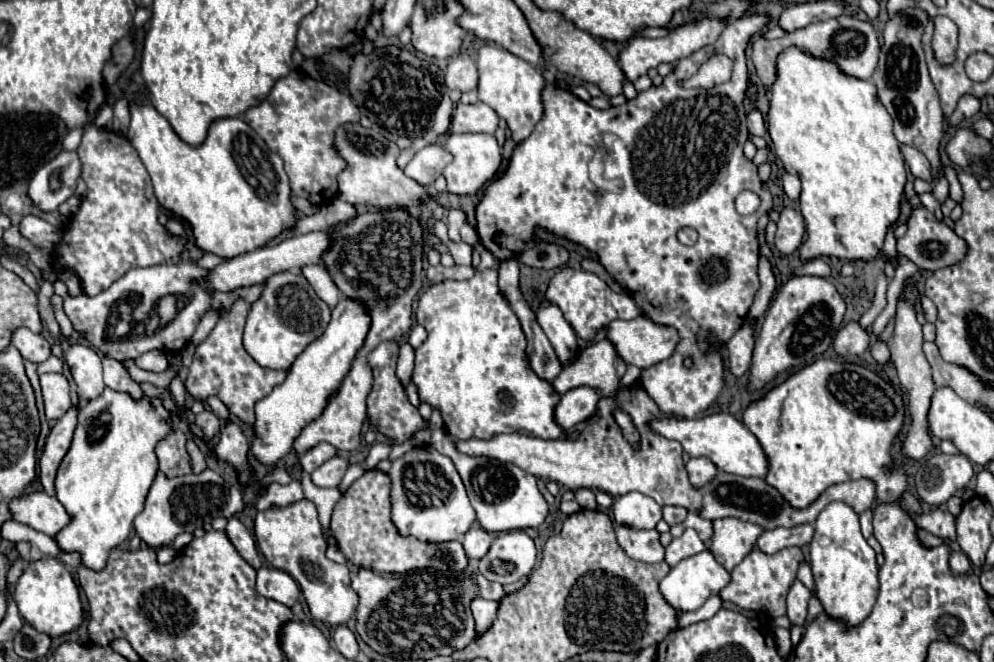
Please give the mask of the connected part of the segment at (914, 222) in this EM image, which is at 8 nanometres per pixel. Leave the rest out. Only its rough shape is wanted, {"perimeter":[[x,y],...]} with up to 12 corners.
{"perimeter":[[923,206],[913,210],[897,252],[931,272],[969,250]]}

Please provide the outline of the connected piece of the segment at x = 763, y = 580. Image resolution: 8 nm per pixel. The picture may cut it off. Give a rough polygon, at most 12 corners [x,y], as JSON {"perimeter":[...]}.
{"perimeter":[[801,548],[749,552],[719,592],[743,610],[785,616]]}

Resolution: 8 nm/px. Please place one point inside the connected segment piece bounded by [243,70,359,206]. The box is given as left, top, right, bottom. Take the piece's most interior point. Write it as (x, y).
(298, 120)

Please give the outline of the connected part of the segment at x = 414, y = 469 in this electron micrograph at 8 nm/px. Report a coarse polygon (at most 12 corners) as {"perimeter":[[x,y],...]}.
{"perimeter":[[431,446],[391,464],[393,522],[425,542],[475,522],[451,458]]}

